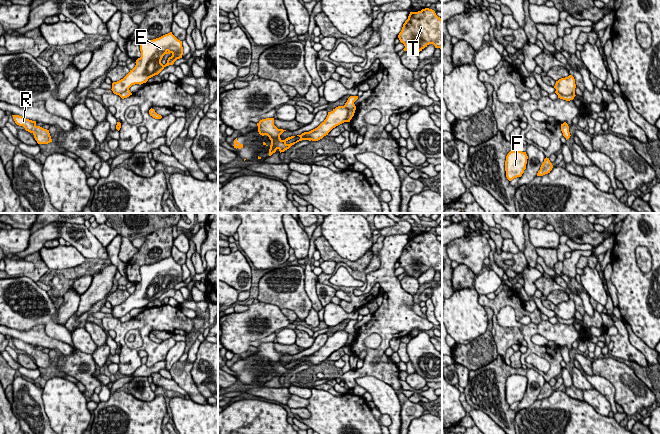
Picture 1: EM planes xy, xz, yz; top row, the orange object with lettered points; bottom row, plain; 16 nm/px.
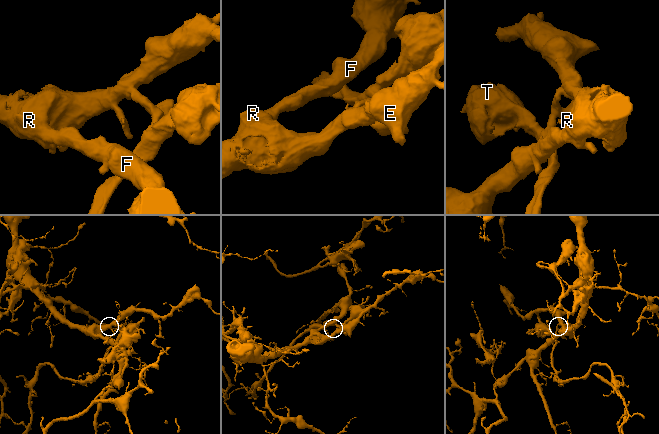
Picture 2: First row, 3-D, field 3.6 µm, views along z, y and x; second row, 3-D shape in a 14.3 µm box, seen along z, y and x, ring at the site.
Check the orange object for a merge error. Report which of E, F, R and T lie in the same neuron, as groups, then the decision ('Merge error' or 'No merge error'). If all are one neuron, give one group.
Groups: E F R / T. Merge error

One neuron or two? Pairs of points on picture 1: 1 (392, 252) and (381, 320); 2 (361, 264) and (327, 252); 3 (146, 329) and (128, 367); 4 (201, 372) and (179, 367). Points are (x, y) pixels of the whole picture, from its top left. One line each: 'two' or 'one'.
1: one
2: one
3: one
4: two

